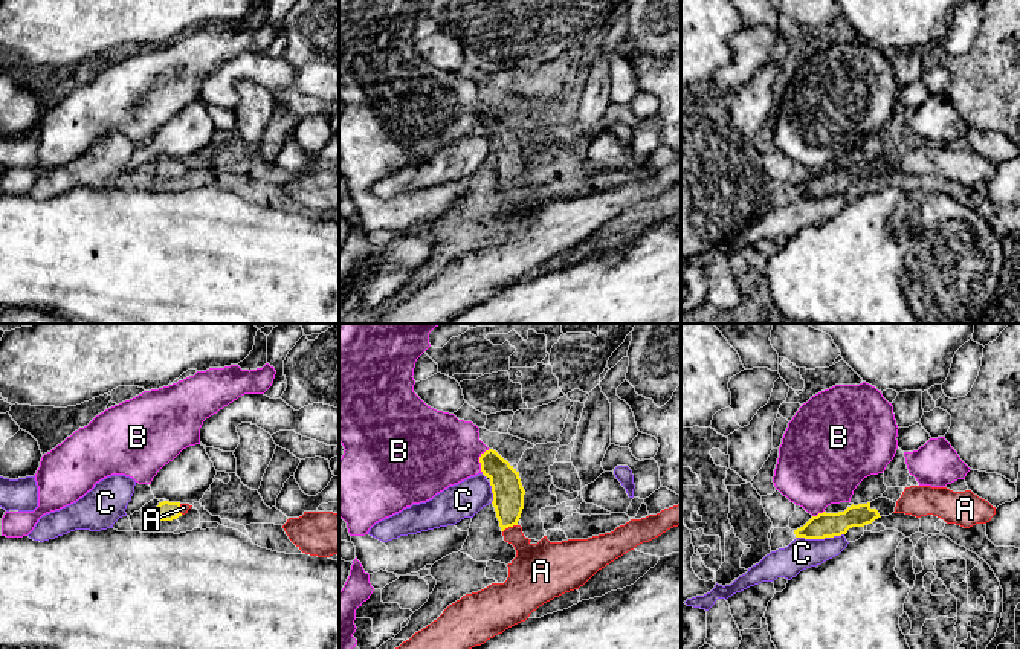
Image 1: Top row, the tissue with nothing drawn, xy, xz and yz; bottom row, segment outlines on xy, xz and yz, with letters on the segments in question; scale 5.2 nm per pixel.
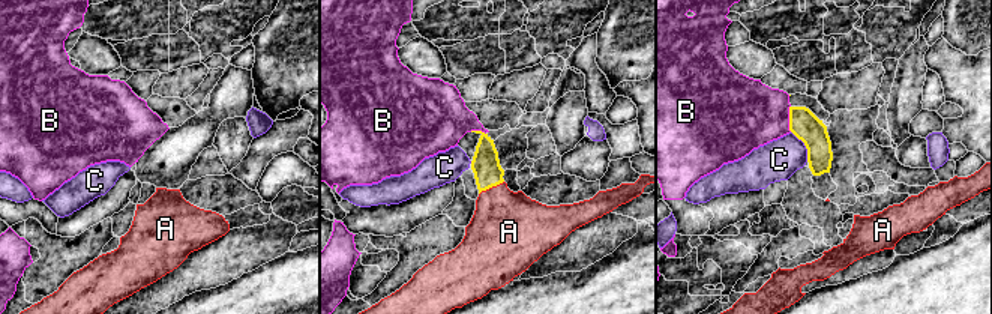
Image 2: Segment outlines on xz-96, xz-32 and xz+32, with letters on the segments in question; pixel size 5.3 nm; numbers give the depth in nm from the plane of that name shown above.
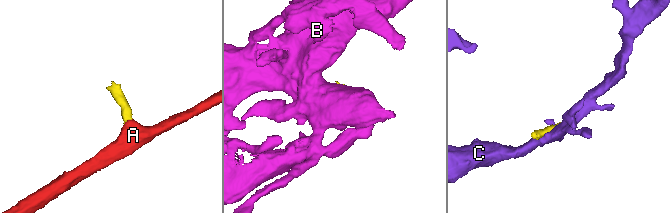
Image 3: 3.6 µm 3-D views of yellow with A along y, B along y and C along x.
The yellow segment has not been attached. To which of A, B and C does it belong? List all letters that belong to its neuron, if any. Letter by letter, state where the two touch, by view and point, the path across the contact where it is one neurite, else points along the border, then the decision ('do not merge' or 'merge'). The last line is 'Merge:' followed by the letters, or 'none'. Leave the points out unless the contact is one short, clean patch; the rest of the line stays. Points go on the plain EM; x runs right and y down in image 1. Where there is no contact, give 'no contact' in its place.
A: xz (509, 184) | across xz (507, 147), (509, 184), (535, 223) | merge
B: xz (480, 118) | along xz (489, 107), (480, 115), (481, 130) | do not merge
C: yz (819, 196) | along yz (843, 191), (823, 196), (796, 196) | do not merge
Merge: A

